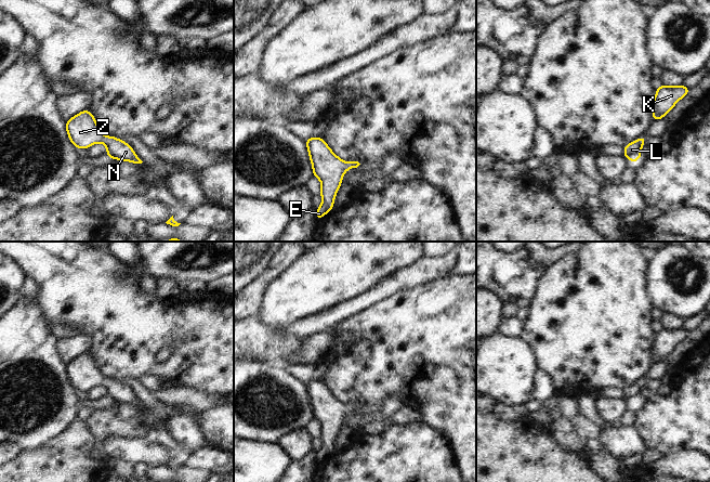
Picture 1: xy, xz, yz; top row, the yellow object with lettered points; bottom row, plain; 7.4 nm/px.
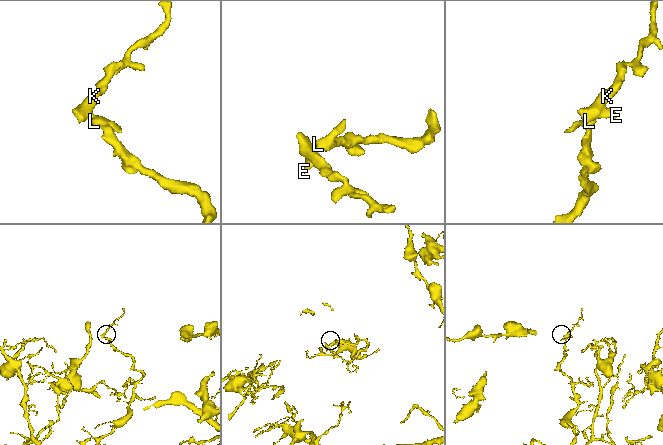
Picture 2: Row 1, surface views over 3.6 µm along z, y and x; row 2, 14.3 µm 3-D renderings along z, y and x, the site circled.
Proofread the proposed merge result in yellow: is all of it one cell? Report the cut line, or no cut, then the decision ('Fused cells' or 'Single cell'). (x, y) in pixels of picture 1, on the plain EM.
No split. Single cell.

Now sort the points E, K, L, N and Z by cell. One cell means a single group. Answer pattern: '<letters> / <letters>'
E K L N Z

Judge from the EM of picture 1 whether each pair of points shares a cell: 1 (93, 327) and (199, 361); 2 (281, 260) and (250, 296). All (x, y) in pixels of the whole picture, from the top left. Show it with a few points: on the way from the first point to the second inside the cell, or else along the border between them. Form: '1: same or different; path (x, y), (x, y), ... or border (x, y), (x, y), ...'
1: same; path (119, 327), (166, 327), (173, 335)
2: same; path (275, 269), (258, 287)

